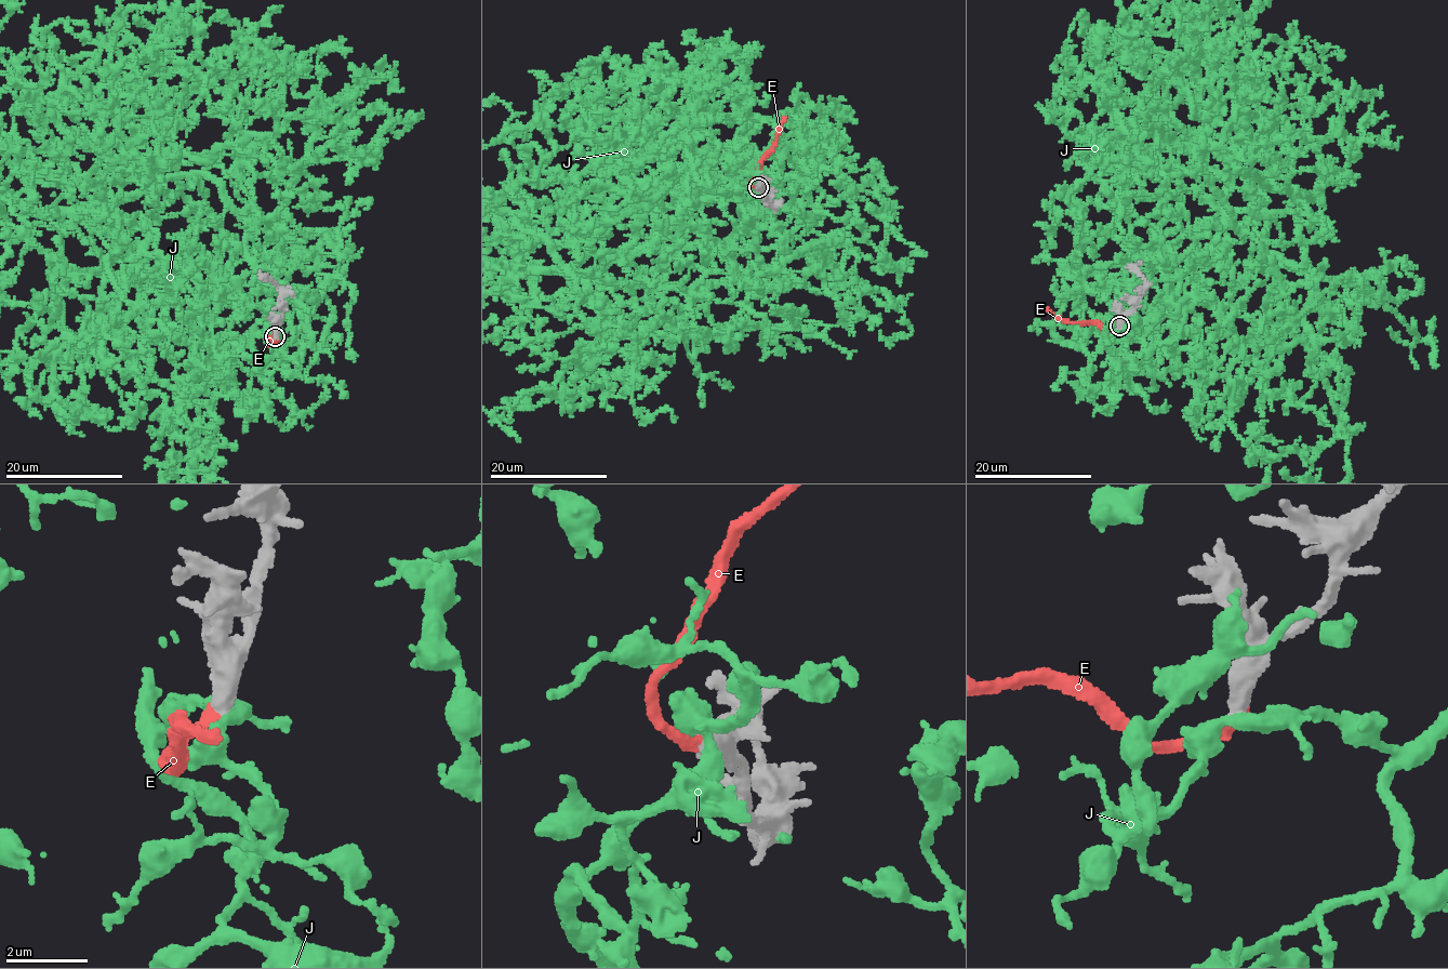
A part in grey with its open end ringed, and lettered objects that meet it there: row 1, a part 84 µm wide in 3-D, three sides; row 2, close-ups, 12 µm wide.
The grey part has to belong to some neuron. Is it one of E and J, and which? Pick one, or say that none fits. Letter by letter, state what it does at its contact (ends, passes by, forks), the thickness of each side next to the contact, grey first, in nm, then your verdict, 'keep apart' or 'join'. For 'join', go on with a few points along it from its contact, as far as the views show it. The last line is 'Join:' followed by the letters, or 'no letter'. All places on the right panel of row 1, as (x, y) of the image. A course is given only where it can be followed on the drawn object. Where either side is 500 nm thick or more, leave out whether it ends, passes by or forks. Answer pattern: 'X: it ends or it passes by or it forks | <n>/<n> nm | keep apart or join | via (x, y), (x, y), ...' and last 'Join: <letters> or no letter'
E: it ends | 480/280 nm | join
J: it passes by | 480/440 nm | keep apart
Join: E

